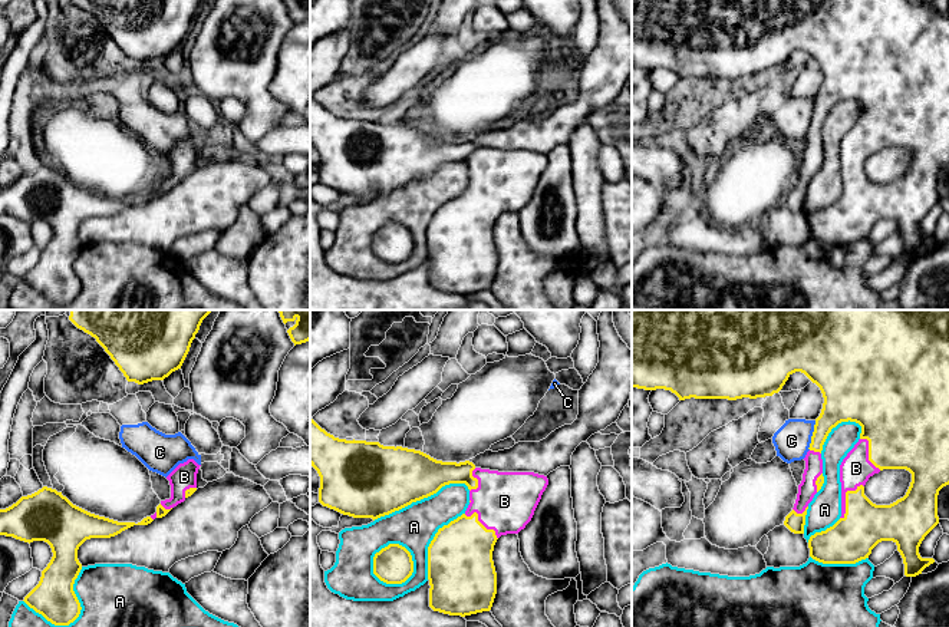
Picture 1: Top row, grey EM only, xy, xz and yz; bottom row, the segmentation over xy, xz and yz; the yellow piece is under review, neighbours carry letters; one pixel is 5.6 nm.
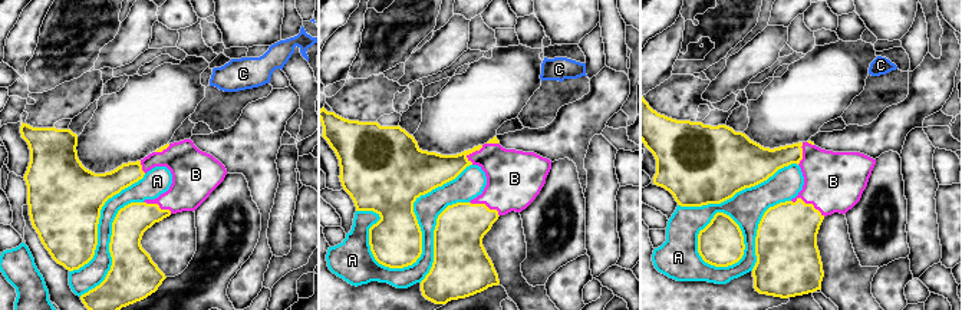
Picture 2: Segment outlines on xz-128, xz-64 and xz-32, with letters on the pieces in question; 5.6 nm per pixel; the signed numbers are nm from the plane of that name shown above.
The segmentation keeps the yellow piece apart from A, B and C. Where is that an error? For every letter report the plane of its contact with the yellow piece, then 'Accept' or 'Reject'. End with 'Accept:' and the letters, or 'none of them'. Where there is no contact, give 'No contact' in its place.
A: Touches yellow in xz. Reject
B: Touches yellow in yz. Accept
C: Touches yellow in yz. Reject
Accept: B

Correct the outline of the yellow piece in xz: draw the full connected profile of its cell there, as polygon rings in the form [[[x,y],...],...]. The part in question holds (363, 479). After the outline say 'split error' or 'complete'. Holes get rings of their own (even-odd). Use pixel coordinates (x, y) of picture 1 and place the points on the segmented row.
[[[313,419],[310,465],[320,476],[323,506],[373,521],[445,485],[468,486],[467,511],[439,528],[428,547],[429,607],[461,617],[491,610],[494,545],[501,535],[525,528],[548,485],[547,476],[534,472],[481,469],[469,461],[442,462],[402,446],[339,439]]]; split error

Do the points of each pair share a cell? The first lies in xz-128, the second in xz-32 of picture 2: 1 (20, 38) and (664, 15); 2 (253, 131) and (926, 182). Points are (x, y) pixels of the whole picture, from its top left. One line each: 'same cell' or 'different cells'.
1: different cells
2: different cells

